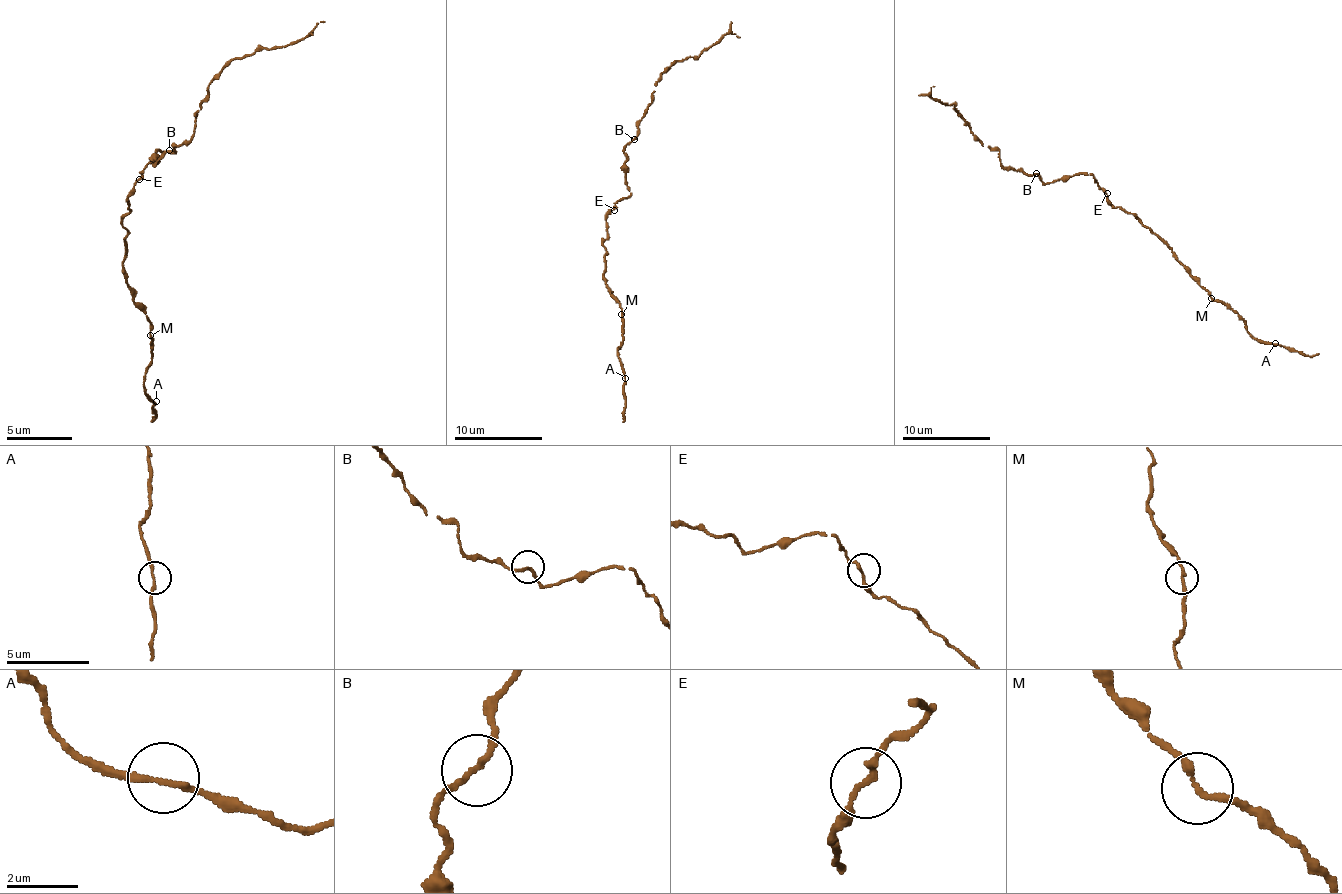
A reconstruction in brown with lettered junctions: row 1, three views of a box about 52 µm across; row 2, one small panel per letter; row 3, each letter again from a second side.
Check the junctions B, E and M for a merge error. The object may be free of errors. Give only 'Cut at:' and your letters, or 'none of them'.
Cut at: none of them

